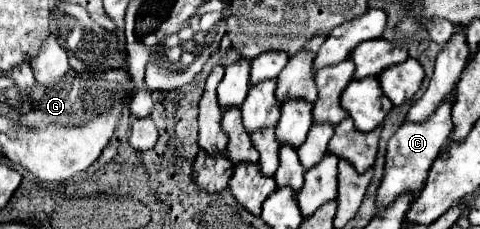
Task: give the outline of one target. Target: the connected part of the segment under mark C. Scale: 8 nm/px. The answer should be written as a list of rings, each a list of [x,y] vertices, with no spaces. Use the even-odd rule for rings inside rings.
[[[451,92],[439,108],[425,120],[425,122],[405,122],[395,136],[387,144],[387,164],[383,182],[377,190],[377,208],[383,210],[387,204],[391,204],[399,194],[407,190],[421,190],[425,184],[425,176],[433,164],[433,160],[439,156],[439,152],[449,144],[451,132],[453,132],[453,120],[451,120],[451,106],[453,106],[455,92]]]

